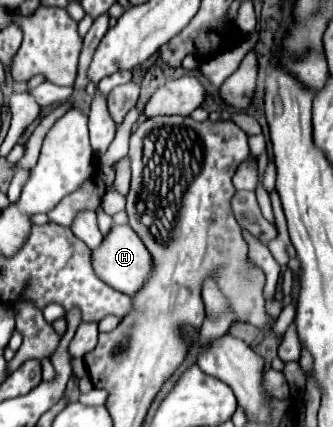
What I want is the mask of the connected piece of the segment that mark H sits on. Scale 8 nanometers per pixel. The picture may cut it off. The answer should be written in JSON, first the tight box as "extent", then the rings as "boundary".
{"extent":[92,226,154,296],"boundary":[[[114,226],[110,234],[104,238],[104,242],[92,250],[92,266],[96,274],[118,292],[124,292],[128,296],[136,296],[148,282],[148,278],[154,272],[154,258],[150,250],[144,246],[140,236],[130,226]]]}

